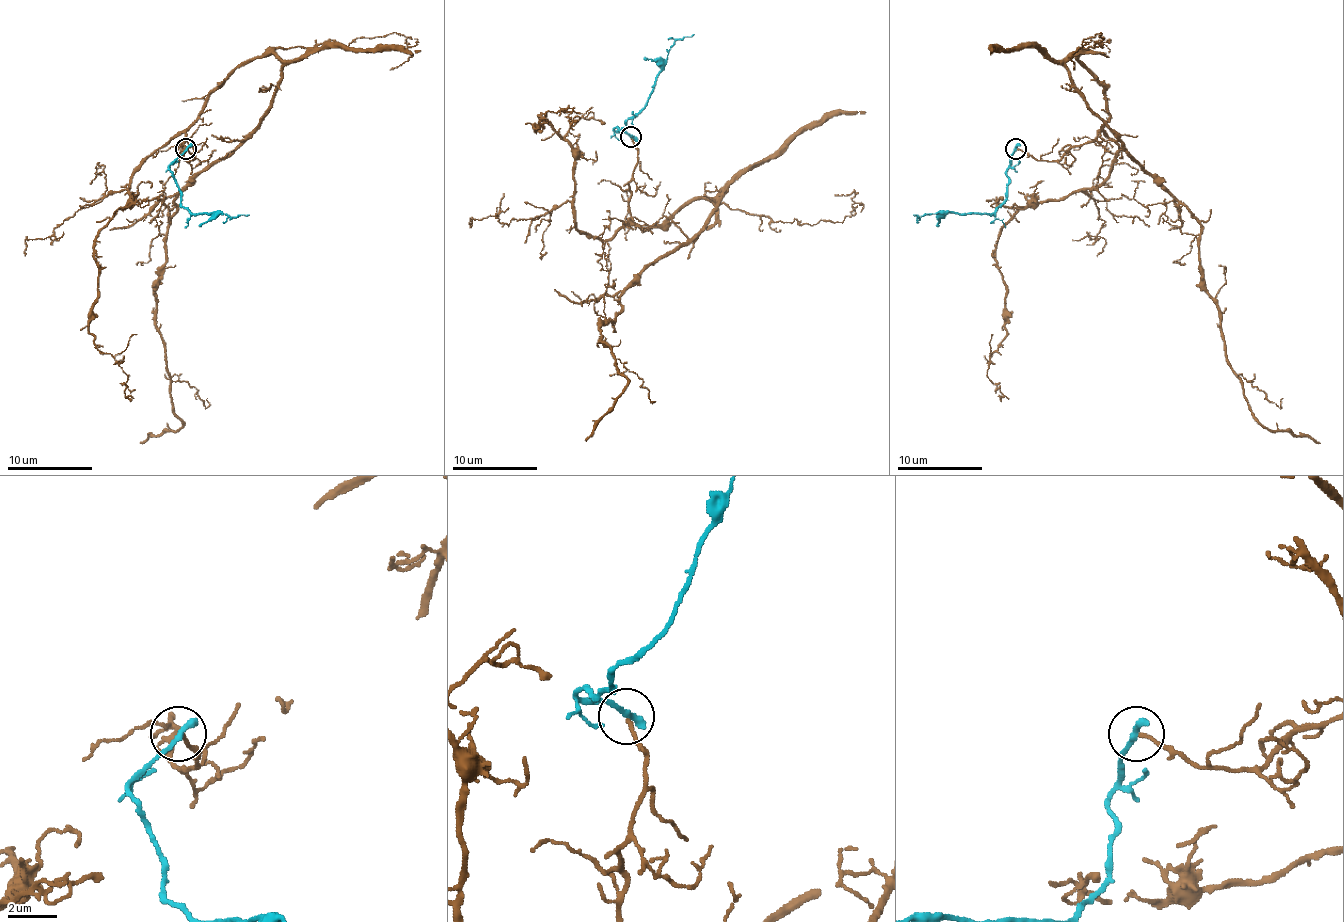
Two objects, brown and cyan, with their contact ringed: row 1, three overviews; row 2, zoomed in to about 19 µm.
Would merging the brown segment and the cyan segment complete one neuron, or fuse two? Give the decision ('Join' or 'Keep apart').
Keep apart

